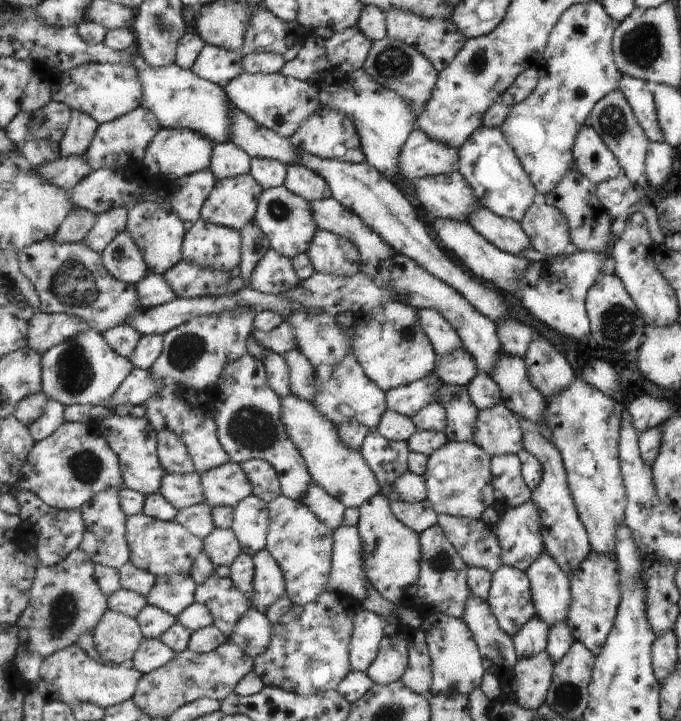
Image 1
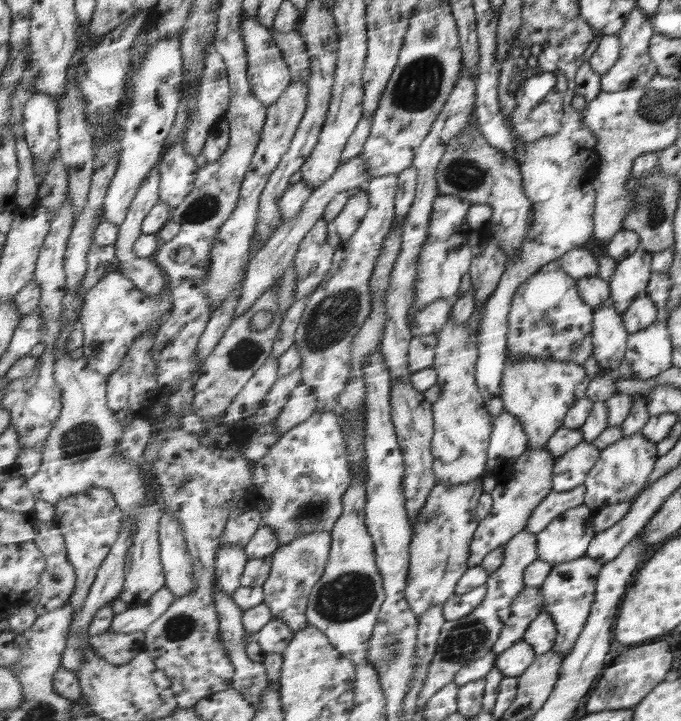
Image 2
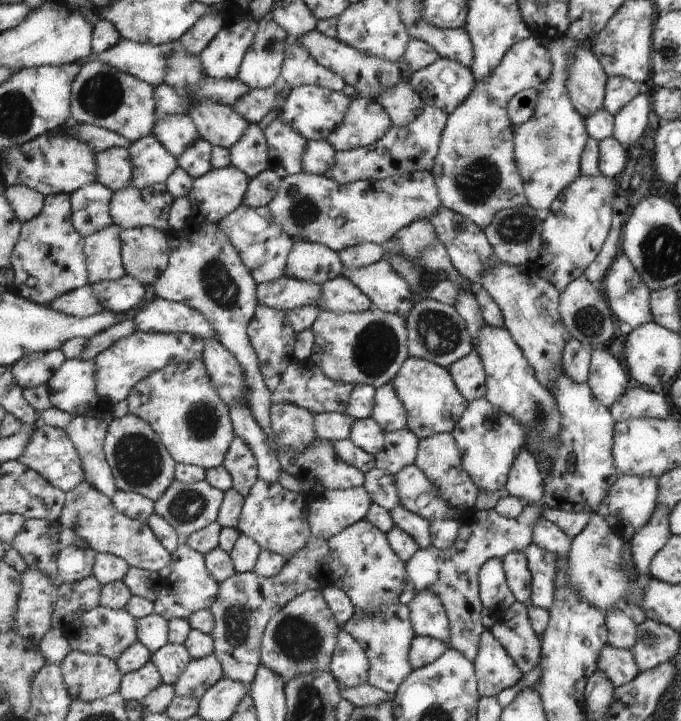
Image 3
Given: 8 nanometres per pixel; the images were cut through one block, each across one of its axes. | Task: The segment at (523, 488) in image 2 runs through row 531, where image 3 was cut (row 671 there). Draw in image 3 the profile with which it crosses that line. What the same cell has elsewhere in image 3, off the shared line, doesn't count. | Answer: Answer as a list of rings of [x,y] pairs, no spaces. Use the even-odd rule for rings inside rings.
[[[484,629],[479,637],[474,658],[478,692],[481,697],[496,698],[500,692],[518,683],[523,672],[493,633]]]

